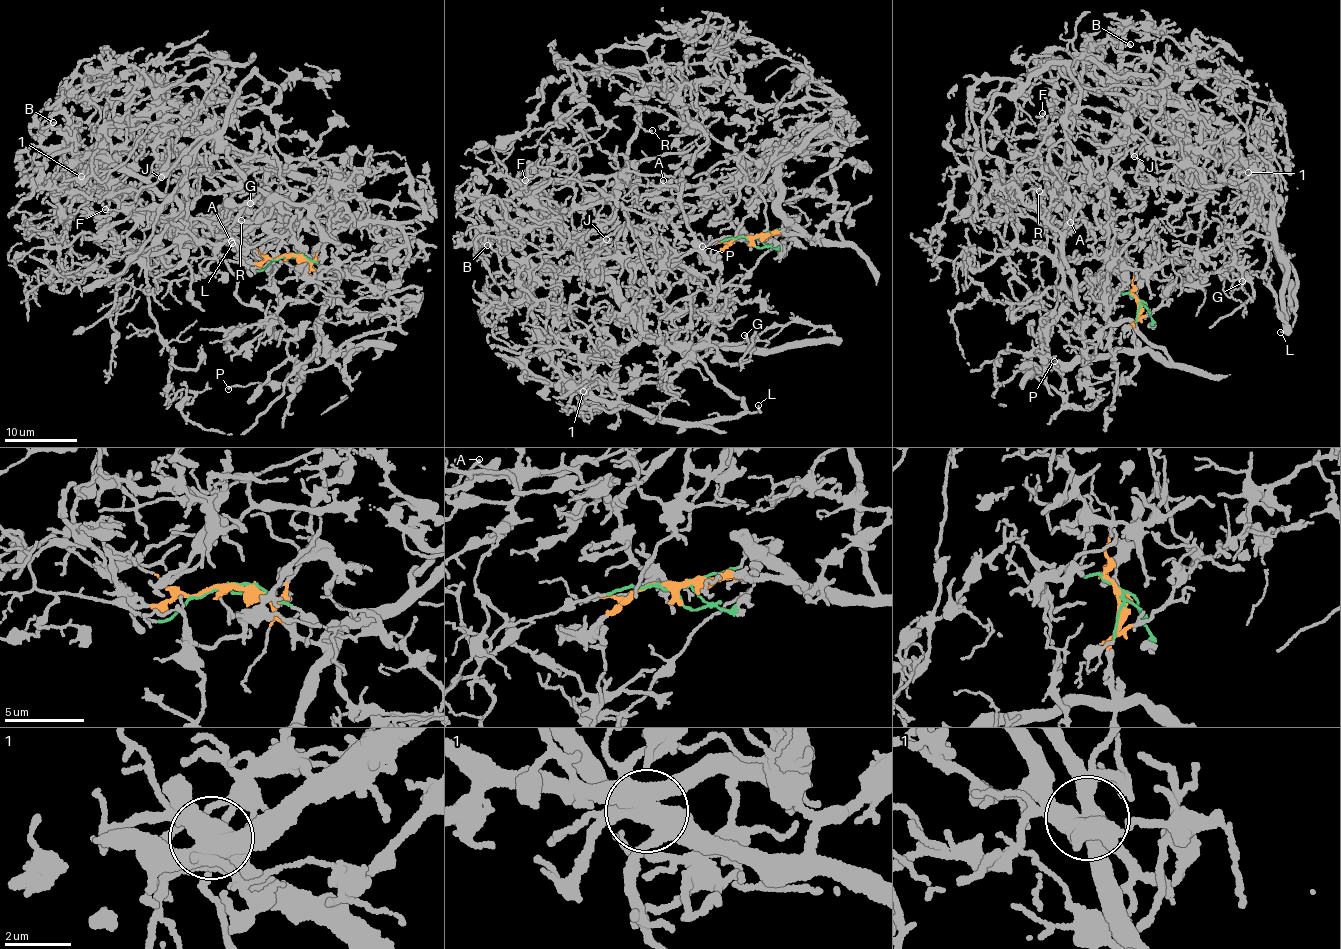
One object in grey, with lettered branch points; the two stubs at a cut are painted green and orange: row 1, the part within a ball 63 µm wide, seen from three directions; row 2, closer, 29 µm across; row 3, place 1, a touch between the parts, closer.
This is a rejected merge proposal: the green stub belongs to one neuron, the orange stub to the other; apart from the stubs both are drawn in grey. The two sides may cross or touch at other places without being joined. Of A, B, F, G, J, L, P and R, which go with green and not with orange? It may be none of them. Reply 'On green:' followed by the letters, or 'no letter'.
On green: F, G, L, R

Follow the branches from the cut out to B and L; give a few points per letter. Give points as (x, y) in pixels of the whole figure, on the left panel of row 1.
B: (286, 256), (340, 277), (399, 235), (246, 195), (188, 124), (116, 123), (84, 155), (54, 122)
L: (286, 256), (253, 270), (210, 259), (61, 158), (147, 213), (224, 223), (232, 243)

